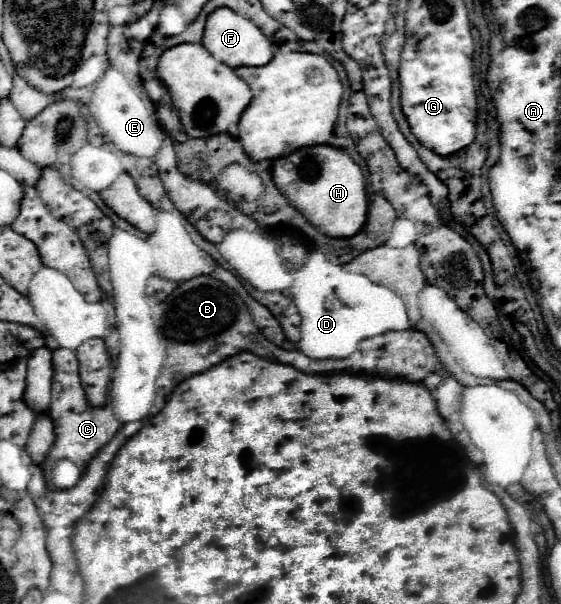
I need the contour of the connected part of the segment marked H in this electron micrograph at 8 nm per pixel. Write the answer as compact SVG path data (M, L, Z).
M318 144L298 148L296 152L274 160L272 180L288 202L326 236L350 238L366 222L368 198L360 166L340 148Z

